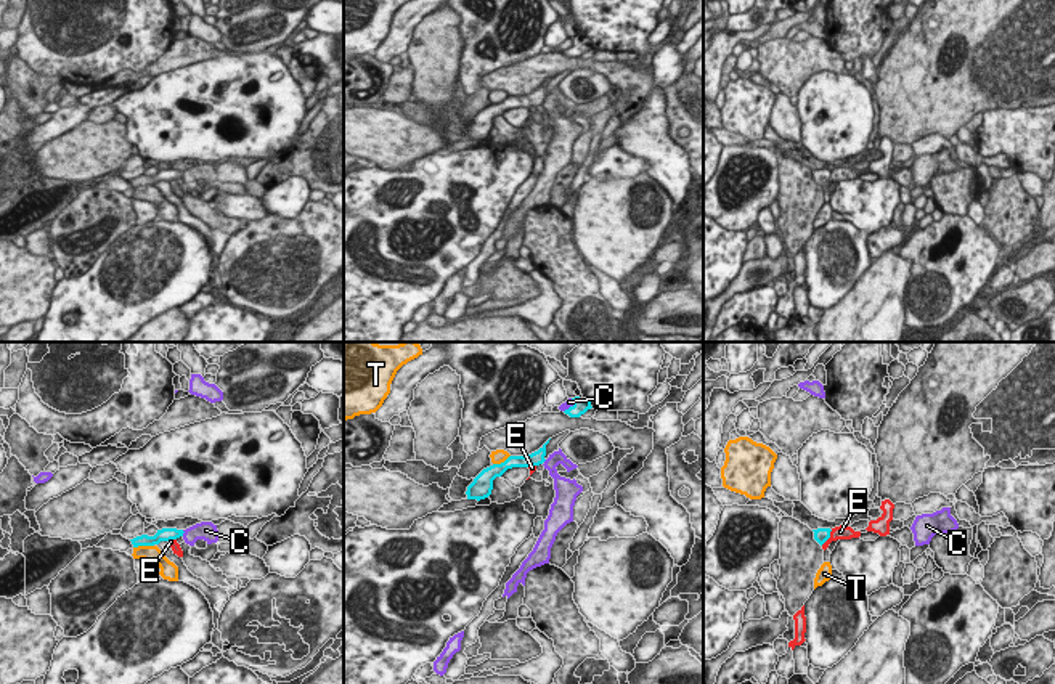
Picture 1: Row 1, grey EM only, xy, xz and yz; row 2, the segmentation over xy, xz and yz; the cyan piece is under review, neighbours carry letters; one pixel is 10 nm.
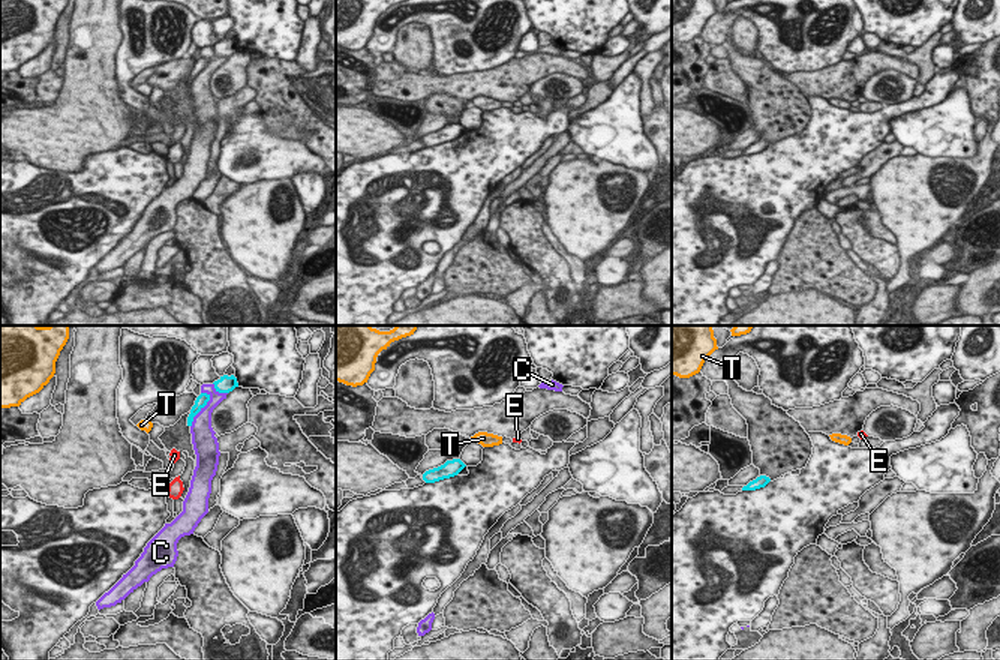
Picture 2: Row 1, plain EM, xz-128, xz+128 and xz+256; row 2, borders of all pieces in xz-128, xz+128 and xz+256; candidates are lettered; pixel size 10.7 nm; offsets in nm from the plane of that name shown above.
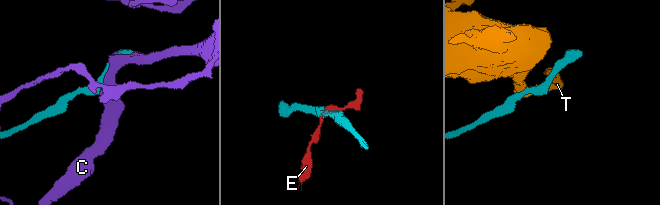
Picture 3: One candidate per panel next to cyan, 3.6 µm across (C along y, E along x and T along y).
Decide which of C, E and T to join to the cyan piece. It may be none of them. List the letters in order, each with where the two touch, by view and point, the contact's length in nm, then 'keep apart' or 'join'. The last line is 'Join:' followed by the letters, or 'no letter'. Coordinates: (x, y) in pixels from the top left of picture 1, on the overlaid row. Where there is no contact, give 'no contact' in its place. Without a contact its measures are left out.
C: meets cyan in xy at (183, 532); contact 70 nm long; keep apart
E: meets cyan in yz at (827, 538); contact 200 nm long; keep apart
T: meets cyan in xy at (143, 545); contact 220 nm long; keep apart
Join: no letter

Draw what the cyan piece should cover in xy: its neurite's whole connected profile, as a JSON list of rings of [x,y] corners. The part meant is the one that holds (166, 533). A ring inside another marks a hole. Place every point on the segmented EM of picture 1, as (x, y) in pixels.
[[[162,528],[162,530],[157,530],[157,533],[154,536],[141,535],[130,541],[132,541],[133,548],[154,546],[154,544],[159,544],[161,541],[177,539],[177,538],[183,536],[183,533],[185,533],[183,530],[177,530],[177,528]]]

